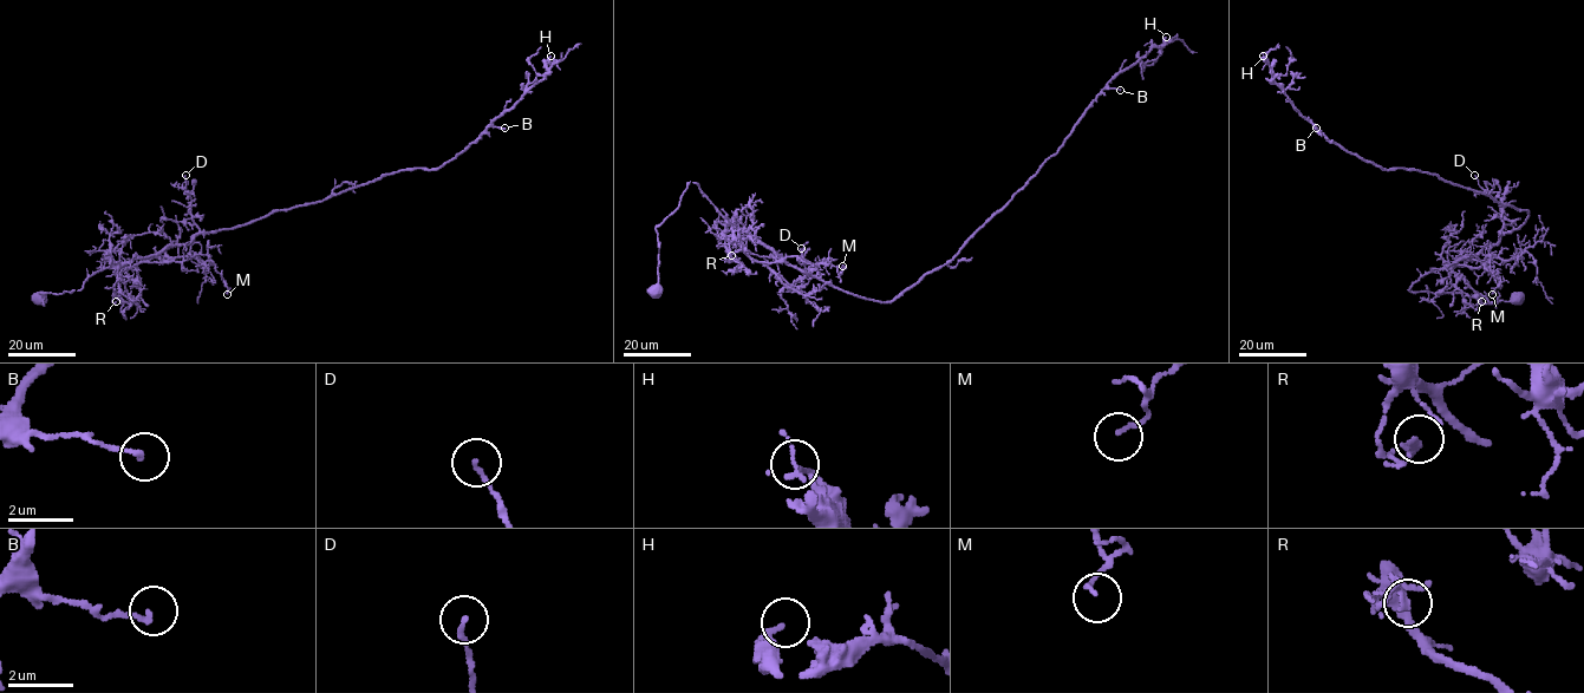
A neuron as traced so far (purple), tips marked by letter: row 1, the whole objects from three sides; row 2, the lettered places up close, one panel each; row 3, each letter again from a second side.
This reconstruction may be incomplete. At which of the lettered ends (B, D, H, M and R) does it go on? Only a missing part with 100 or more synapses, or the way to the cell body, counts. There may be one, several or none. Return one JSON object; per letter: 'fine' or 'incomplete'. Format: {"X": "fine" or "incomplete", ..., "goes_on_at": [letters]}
{"B": "fine", "D": "fine", "H": "fine", "M": "fine", "R": "fine", "goes_on_at": []}

